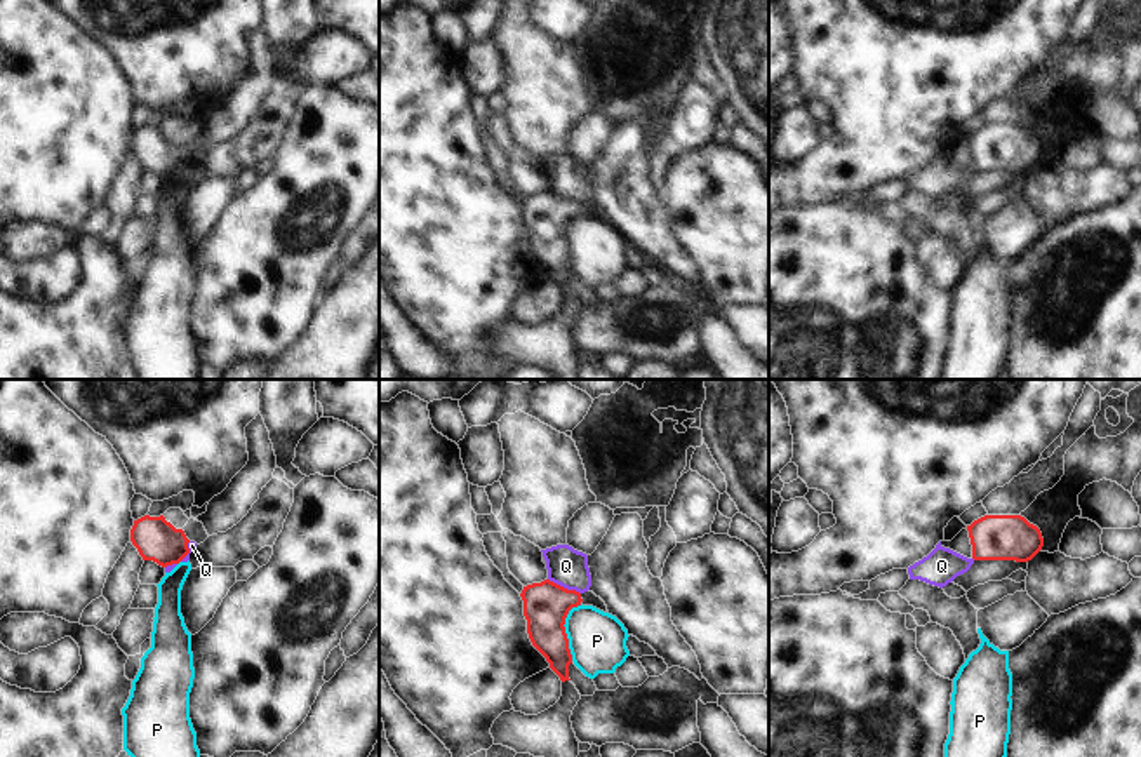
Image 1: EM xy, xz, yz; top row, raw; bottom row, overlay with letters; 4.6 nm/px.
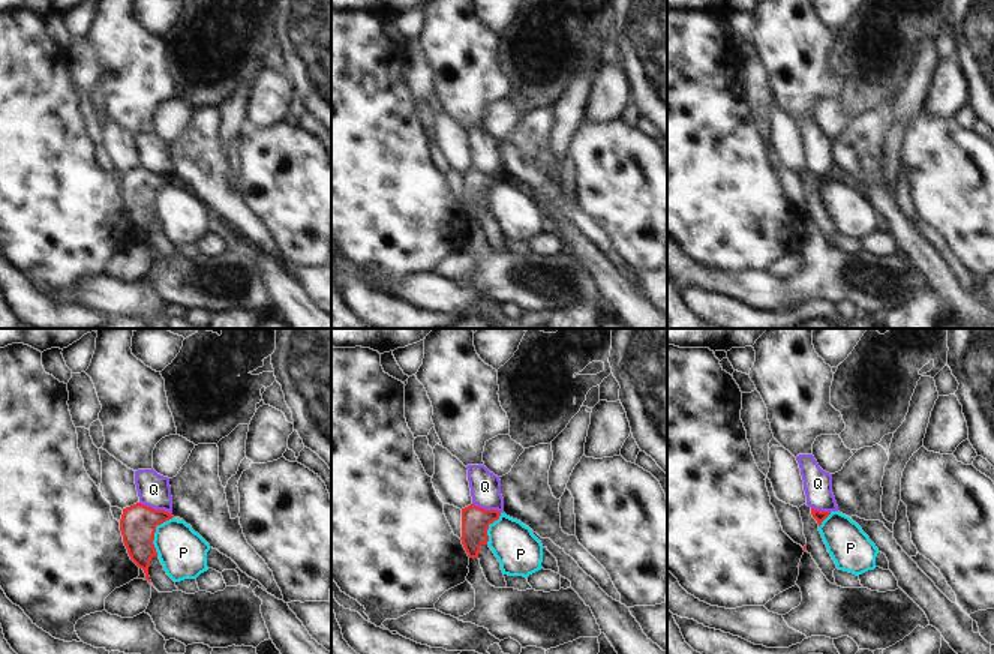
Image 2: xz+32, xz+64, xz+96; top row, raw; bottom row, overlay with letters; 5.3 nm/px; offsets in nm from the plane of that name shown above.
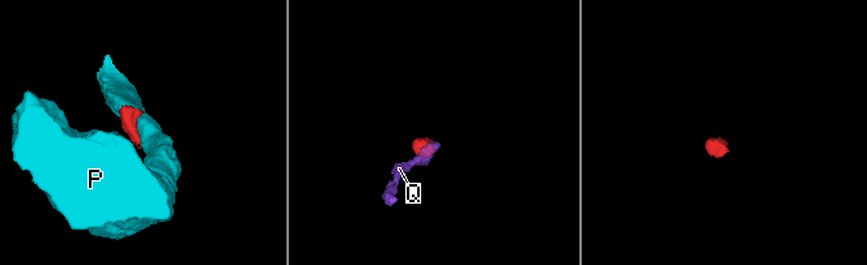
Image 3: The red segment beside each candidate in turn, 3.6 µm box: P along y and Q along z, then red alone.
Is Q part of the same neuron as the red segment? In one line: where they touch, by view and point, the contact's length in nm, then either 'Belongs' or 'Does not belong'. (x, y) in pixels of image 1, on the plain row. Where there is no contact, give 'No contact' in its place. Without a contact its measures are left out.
Touches red at xz (562, 197). Shared border 170 nm. Does not belong

